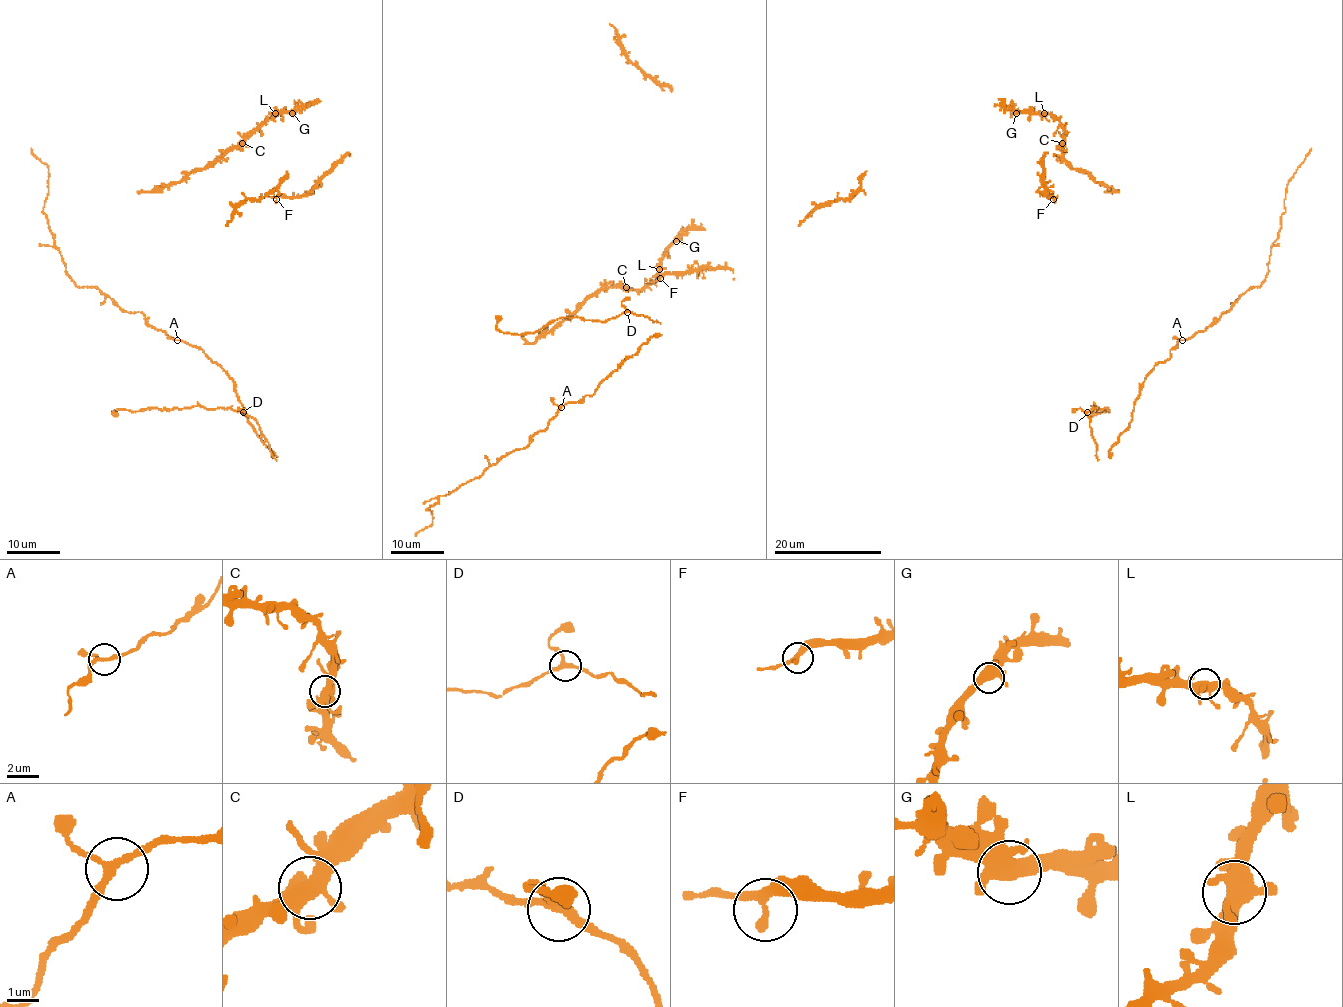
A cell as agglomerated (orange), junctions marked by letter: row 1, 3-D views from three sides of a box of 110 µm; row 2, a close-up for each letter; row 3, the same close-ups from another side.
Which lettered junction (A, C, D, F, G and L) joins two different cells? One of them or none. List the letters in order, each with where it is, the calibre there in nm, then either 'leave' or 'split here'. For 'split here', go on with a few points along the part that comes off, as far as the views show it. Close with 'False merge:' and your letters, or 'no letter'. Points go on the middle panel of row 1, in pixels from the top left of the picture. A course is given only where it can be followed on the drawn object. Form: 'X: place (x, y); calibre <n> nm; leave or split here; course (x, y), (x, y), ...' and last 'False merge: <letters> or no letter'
A: place (561, 407); calibre 200 nm; leave
C: place (626, 287); calibre 480 nm; leave
D: place (627, 312); calibre 240 nm; leave
F: place (660, 278); calibre 280 nm; leave
G: place (676, 241); calibre 460 nm; leave
L: place (659, 269); calibre 440 nm; leave
False merge: no letter

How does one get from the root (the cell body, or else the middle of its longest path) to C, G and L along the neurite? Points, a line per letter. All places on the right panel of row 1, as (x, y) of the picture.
C: (1100, 183), (1087, 172), (1076, 171), (1064, 159), (1061, 143)
G: (1100, 183), (1087, 172), (1076, 171), (1064, 159), (1064, 127), (1055, 117), (1016, 113)
L: (1100, 183), (1087, 172), (1076, 171), (1064, 159), (1064, 127), (1055, 117), (1044, 113)

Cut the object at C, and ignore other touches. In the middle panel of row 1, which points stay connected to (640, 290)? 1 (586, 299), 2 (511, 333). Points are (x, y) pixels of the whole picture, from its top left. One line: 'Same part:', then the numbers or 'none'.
Same part: 2

